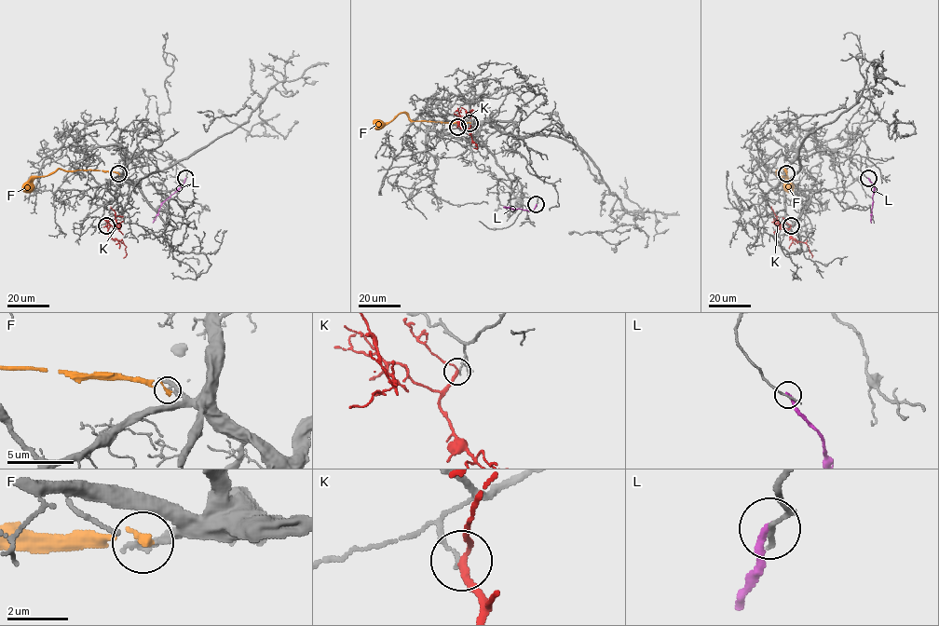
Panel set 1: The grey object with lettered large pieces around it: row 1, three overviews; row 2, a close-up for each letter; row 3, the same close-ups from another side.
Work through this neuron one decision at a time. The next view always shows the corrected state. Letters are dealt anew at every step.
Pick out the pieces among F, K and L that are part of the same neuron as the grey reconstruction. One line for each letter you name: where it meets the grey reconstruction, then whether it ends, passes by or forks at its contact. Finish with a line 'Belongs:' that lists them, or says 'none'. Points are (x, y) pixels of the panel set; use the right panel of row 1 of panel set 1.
Belongs: none

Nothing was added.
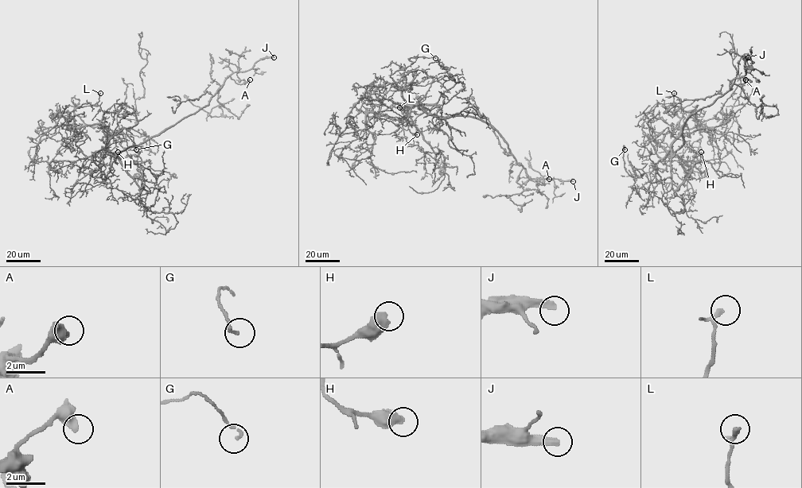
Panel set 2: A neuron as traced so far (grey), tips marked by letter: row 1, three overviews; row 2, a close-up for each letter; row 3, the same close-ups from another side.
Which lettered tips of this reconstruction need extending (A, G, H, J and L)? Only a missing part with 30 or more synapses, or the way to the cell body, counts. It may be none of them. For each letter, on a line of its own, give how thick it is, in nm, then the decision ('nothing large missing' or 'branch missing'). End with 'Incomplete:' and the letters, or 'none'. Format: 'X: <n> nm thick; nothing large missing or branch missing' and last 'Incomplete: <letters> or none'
A: 500 nm thick; nothing large missing
G: 110 nm thick; nothing large missing
H: 500 nm thick; nothing large missing
J: 360 nm thick; branch missing
L: 170 nm thick; nothing large missing
Incomplete: J

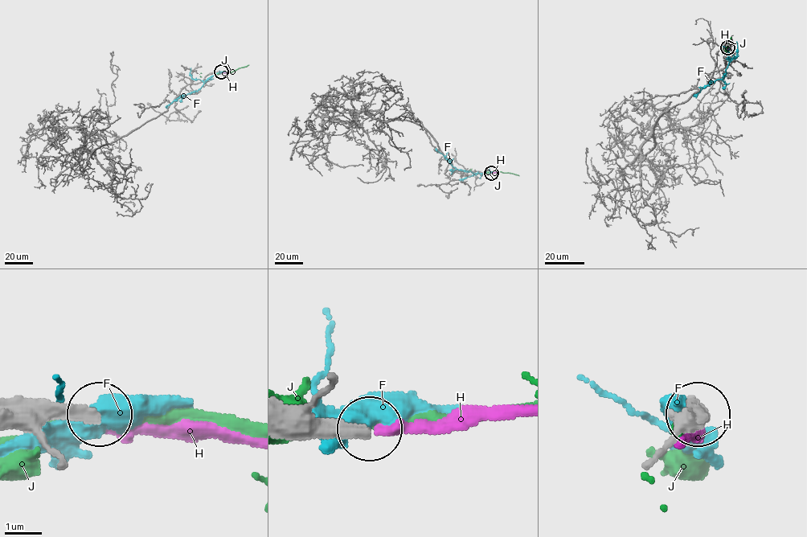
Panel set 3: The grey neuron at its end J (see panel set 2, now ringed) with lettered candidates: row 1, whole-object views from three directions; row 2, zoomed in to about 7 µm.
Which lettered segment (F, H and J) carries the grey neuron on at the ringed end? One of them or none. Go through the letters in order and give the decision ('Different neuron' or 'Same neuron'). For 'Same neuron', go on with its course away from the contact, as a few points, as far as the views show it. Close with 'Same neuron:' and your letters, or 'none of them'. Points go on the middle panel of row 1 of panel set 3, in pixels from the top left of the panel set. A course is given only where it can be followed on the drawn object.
F: Different neuron
H: Different neuron
J: Different neuron
Same neuron: none of them

